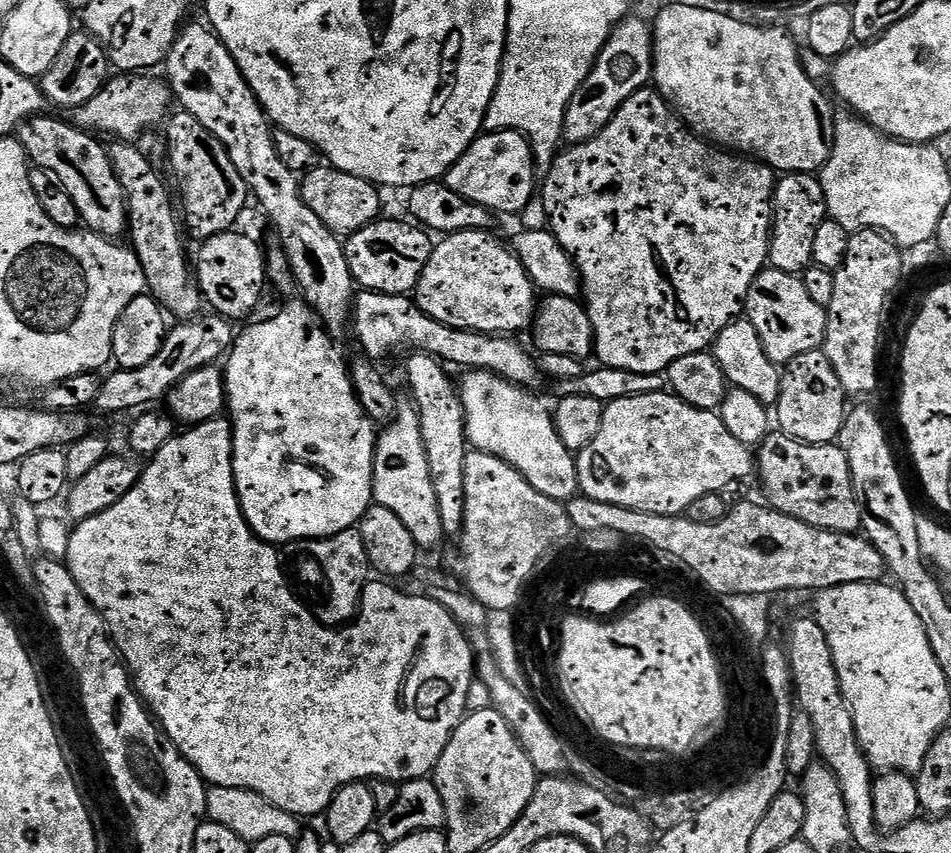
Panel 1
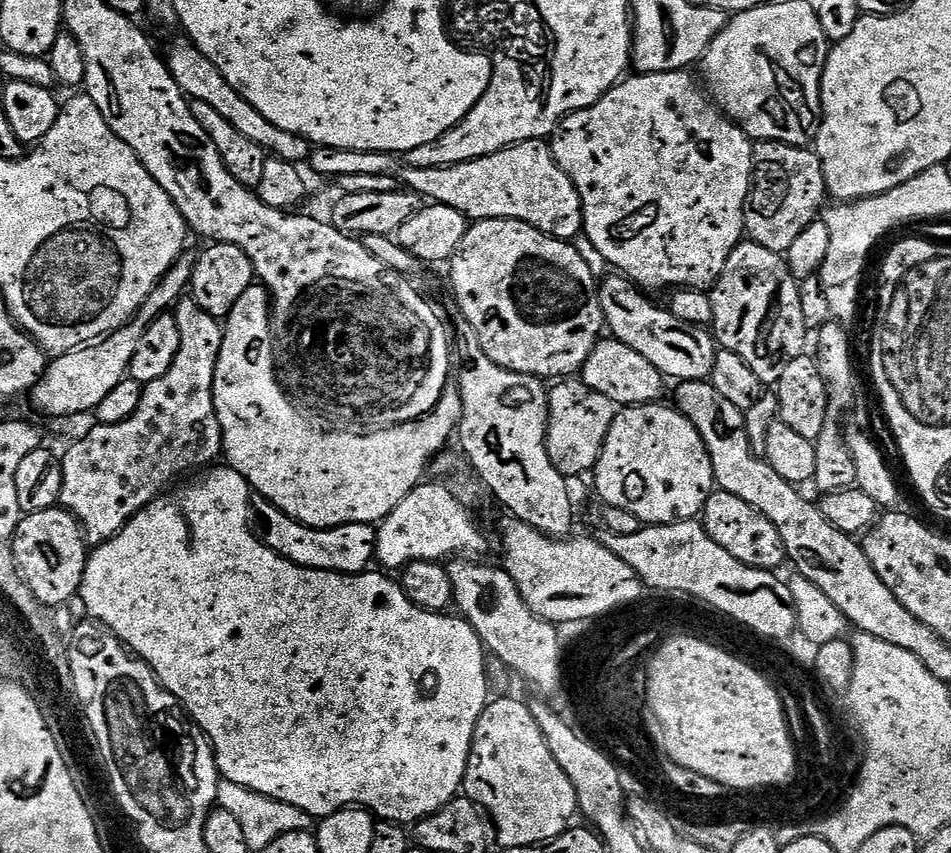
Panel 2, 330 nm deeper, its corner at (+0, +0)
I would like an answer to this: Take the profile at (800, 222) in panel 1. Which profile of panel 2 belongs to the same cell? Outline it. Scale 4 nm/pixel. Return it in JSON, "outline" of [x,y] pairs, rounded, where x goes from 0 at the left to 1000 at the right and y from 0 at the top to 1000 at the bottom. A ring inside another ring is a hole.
{"outline":[[[798,165],[791,175],[791,191],[791,217],[787,238],[782,240],[785,280],[797,288],[805,288],[811,295],[828,298],[839,274],[855,263],[868,243],[869,222],[862,188],[853,172]]]}

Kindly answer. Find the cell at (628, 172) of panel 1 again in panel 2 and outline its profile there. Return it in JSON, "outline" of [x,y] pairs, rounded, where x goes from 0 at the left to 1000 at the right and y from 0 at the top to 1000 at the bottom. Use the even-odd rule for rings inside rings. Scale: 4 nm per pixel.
{"outline":[[[727,83],[718,84],[678,84],[665,87],[653,93],[625,124],[601,131],[589,142],[585,154],[578,161],[580,183],[585,192],[604,213],[610,233],[610,245],[614,252],[613,280],[623,285],[623,291],[639,309],[645,309],[651,322],[659,324],[670,338],[702,338],[718,340],[721,338],[748,339],[759,321],[768,298],[783,280],[782,240],[787,238],[787,224],[791,217],[791,175],[792,165],[787,163],[782,151],[767,141],[752,121],[746,109],[728,90]]]}

